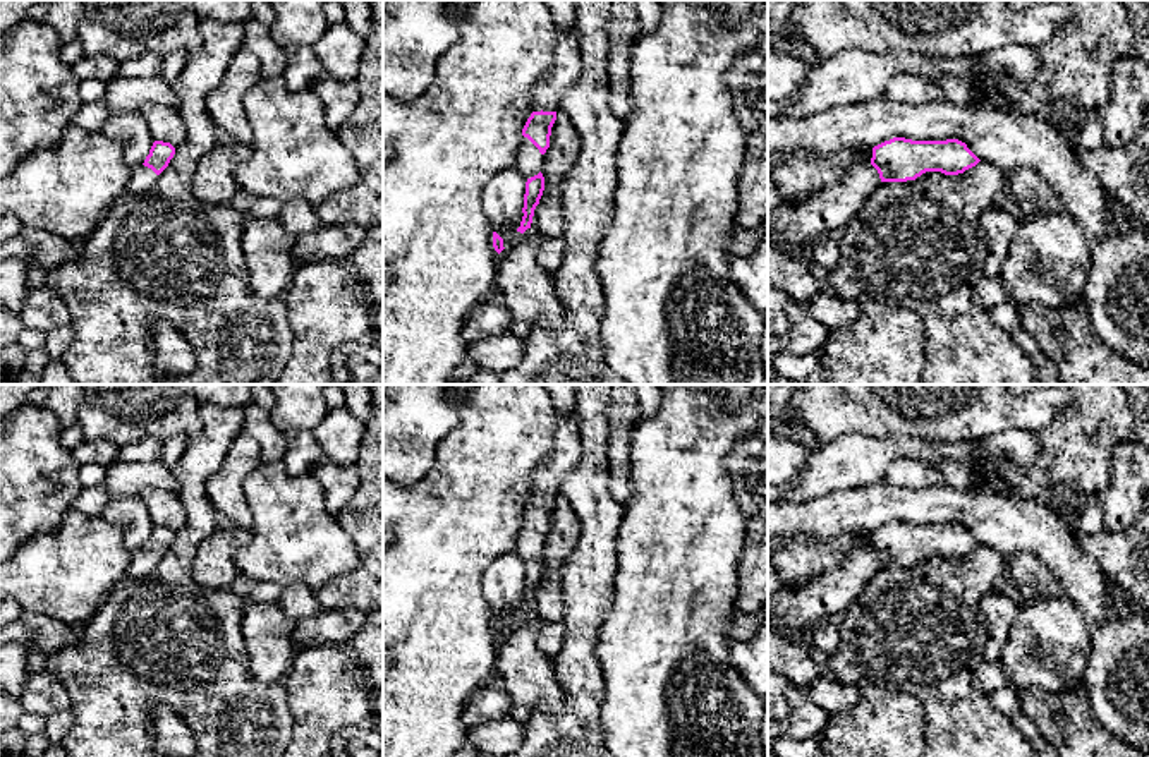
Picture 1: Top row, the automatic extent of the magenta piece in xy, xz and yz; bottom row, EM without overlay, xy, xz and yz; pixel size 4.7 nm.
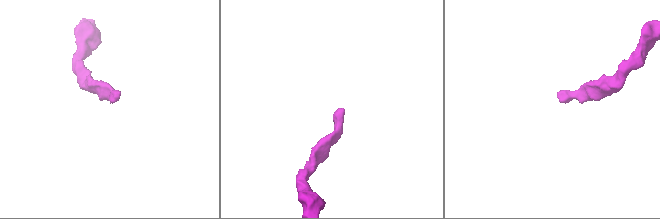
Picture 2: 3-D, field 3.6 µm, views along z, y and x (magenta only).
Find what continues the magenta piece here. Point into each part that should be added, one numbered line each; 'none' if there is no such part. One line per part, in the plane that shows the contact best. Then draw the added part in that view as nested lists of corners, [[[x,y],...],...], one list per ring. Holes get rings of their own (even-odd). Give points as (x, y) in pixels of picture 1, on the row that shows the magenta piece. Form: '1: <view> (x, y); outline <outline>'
1: xz (567, 64); outline [[[575,24],[570,31],[560,34],[553,65],[550,72],[534,84],[532,110],[534,112],[556,112],[563,94],[575,84],[582,72],[582,58],[575,36]]]

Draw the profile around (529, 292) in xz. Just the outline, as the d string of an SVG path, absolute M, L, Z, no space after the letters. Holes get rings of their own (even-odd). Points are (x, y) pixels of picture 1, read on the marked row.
M527 228L496 259L495 290L503 297L514 321L556 328L563 319L563 304L556 295L556 280L536 261L544 237Z

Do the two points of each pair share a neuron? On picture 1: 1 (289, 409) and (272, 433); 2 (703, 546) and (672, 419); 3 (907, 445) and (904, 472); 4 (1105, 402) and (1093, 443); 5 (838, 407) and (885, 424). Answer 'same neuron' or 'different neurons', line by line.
1: different neurons
2: same neuron
3: different neurons
4: same neuron
5: same neuron

